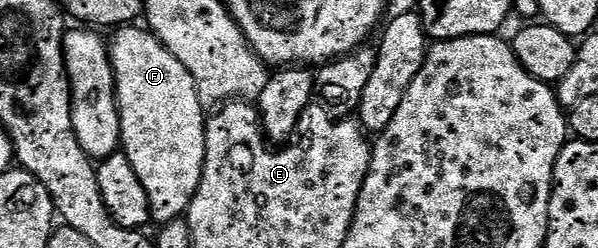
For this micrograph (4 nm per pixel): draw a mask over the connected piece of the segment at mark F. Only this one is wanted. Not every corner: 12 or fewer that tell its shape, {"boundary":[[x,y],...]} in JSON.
{"boundary":[[138,24],[109,52],[151,219],[189,211],[208,118],[188,68]]}

